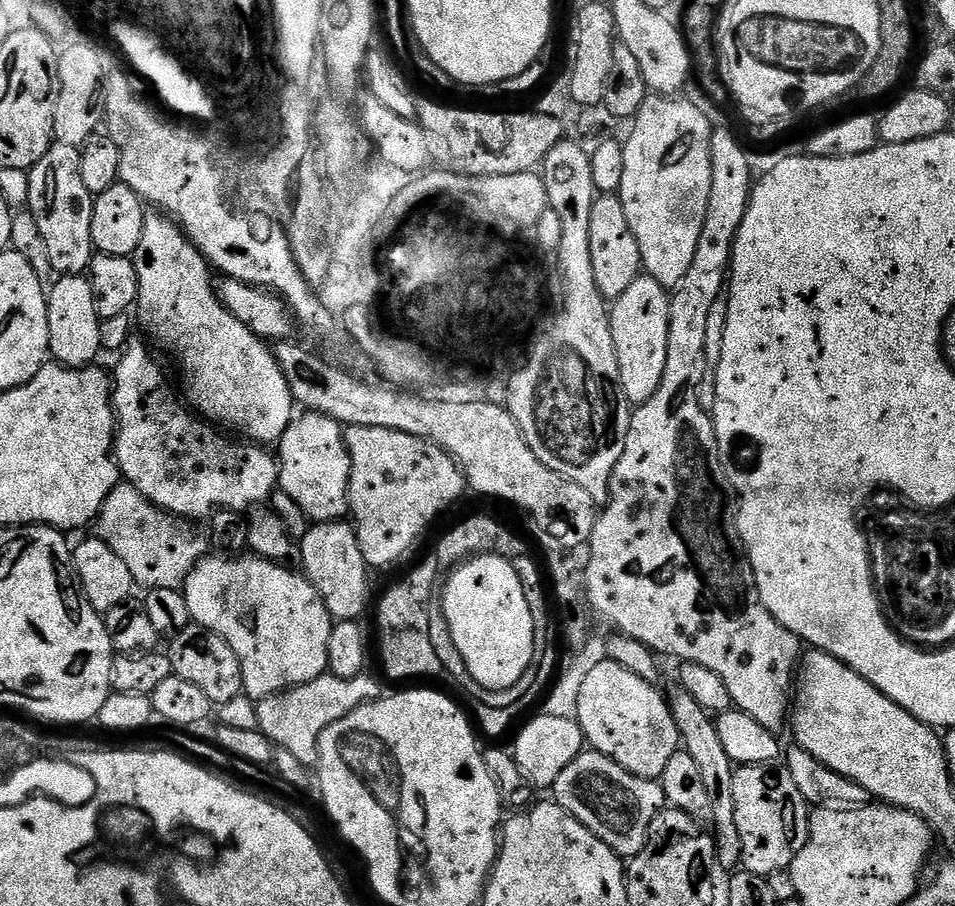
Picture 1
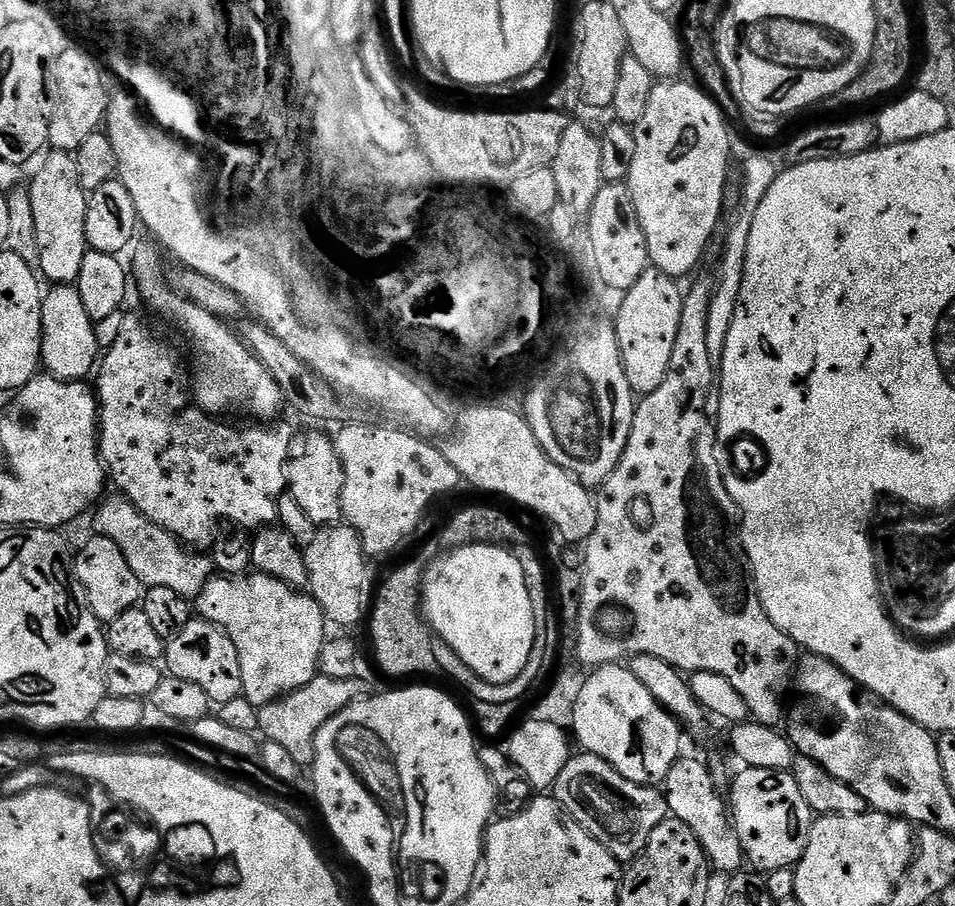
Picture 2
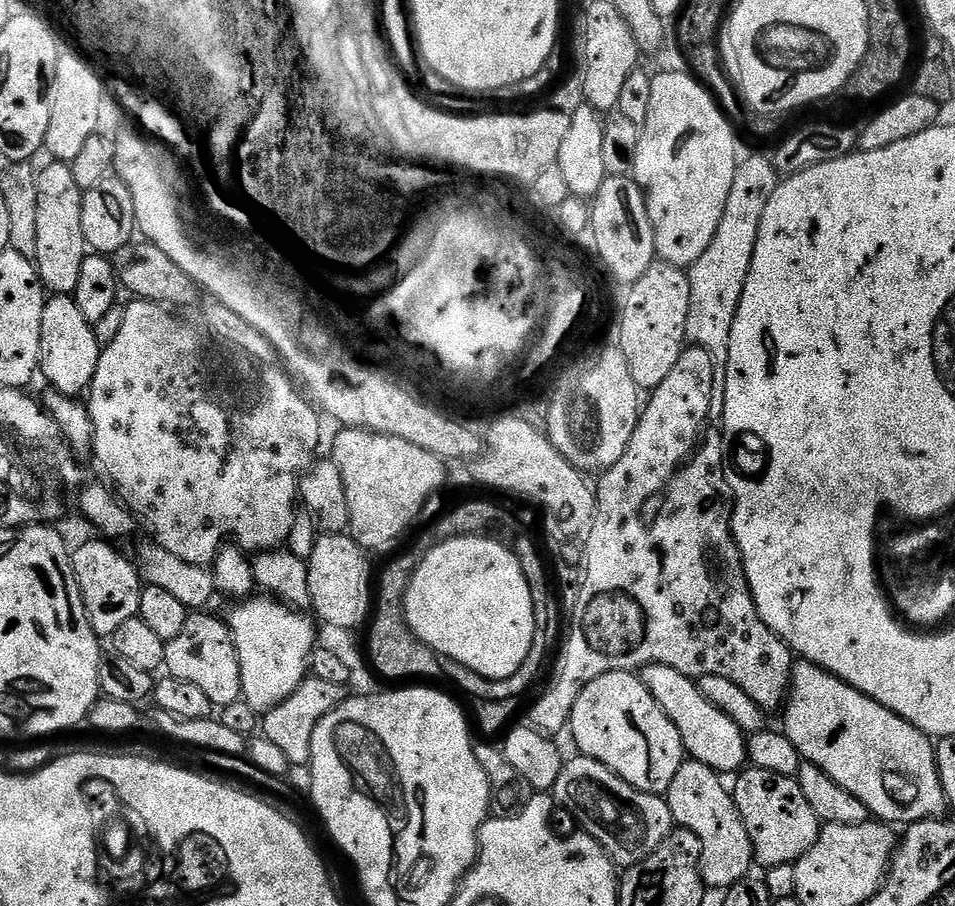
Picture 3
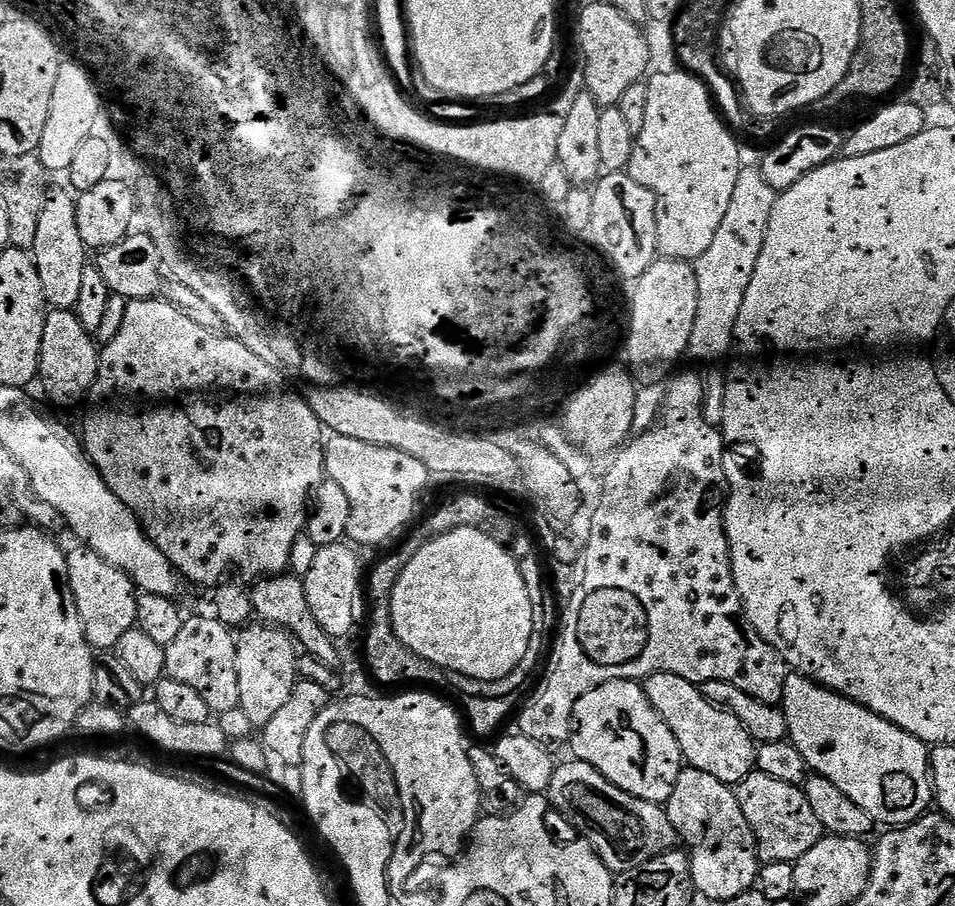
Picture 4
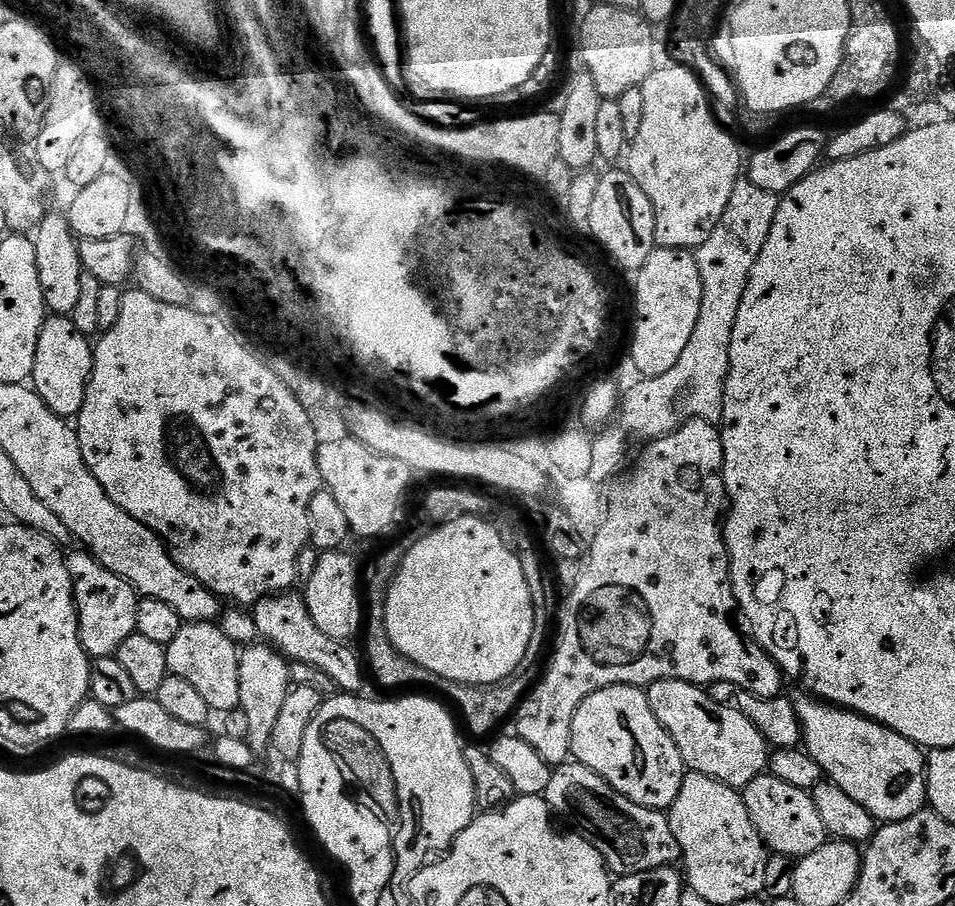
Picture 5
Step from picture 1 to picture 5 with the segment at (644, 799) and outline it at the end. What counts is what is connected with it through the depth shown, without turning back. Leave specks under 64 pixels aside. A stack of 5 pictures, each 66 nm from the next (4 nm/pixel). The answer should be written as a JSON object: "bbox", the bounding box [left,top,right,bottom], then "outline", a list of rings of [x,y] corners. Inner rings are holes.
{"bbox":[543,762,681,877],"outline":[[[575,762],[559,765],[543,797],[555,815],[557,812],[565,816],[576,827],[573,829],[592,843],[594,850],[602,854],[609,873],[617,877],[653,872],[655,868],[675,865],[681,859],[678,838],[674,838],[674,830],[670,830],[670,822],[663,811],[630,802],[630,798],[615,792],[586,766]]]}

